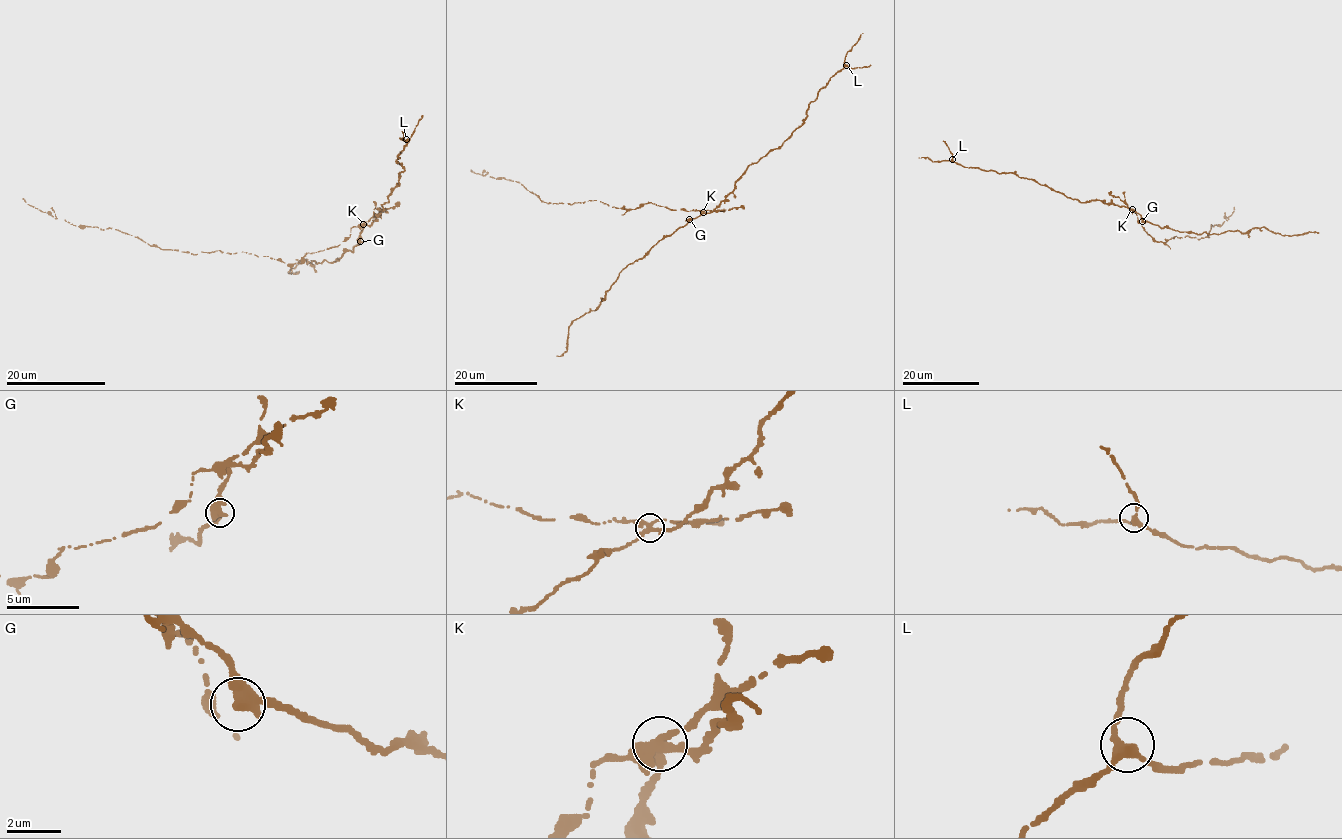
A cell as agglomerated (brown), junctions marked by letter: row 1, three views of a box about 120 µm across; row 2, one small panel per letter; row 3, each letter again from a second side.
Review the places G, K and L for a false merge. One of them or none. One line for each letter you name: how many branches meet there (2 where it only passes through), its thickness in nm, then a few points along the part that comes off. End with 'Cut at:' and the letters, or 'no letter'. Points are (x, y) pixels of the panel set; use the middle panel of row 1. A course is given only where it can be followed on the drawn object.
K: 3 | 360 nm | (703, 212), (673, 210), (651, 202), (627, 210), (600, 201), (547, 203), (518, 182), (471, 169)
Cut at: K

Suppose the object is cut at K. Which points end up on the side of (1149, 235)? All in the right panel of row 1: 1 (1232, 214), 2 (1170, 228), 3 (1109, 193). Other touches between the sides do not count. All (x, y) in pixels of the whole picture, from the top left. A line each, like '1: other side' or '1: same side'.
1: same side
2: other side
3: same side

